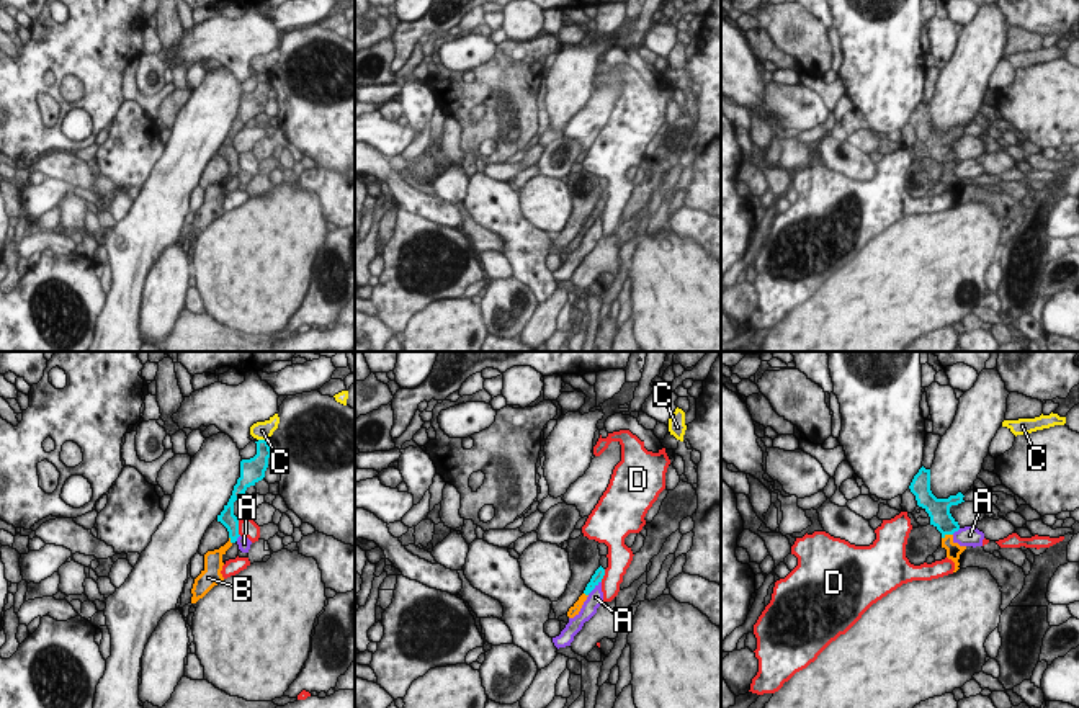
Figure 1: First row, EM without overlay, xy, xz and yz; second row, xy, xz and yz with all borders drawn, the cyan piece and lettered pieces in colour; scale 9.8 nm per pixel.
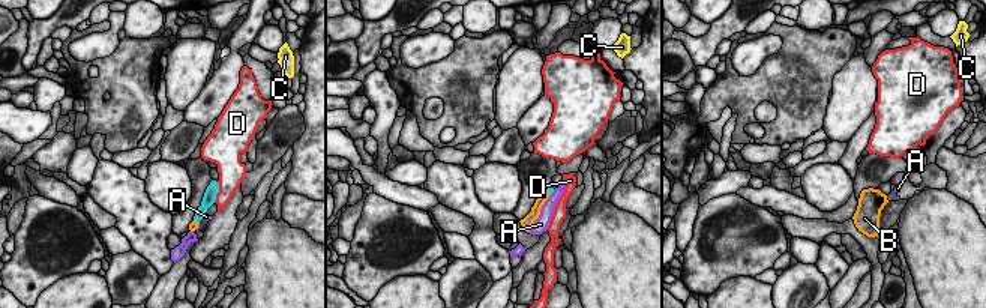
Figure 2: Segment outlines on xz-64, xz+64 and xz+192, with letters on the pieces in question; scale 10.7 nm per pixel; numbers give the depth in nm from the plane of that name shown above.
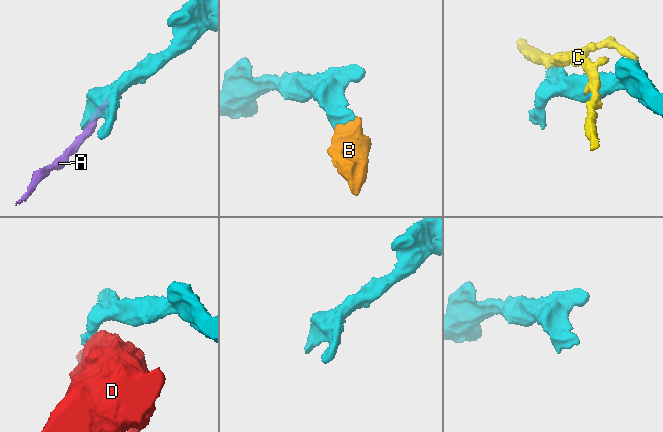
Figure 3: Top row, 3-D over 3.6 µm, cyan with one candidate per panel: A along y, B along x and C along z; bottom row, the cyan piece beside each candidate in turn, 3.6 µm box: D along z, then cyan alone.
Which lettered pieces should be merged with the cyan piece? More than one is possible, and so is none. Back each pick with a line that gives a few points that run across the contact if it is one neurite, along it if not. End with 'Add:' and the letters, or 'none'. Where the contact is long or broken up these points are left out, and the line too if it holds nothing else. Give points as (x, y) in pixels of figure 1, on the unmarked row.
B: Line: yz (939, 144), (947, 159), (947, 167), (947, 177), (953, 183)
Add: B

